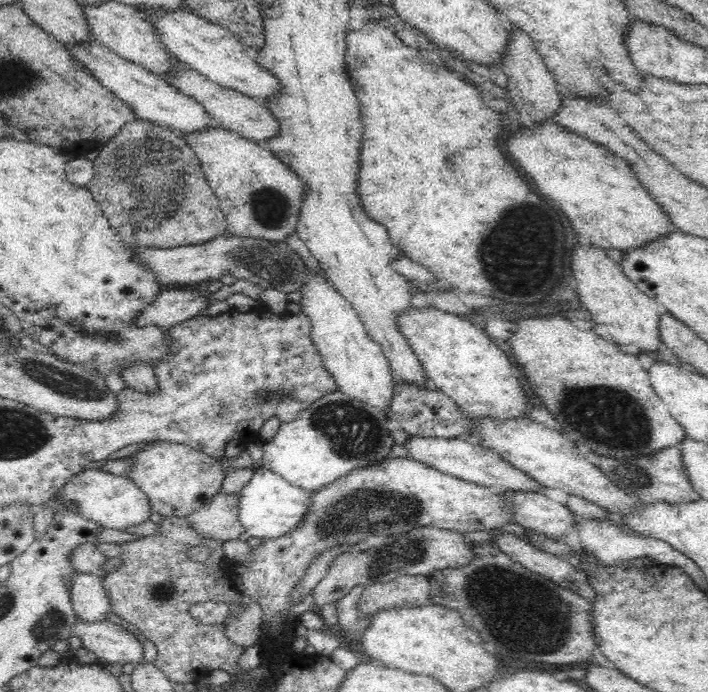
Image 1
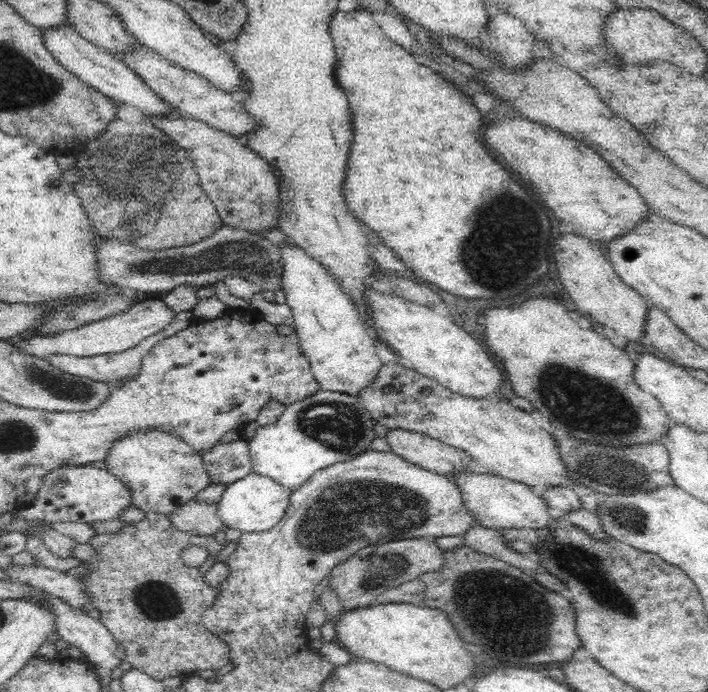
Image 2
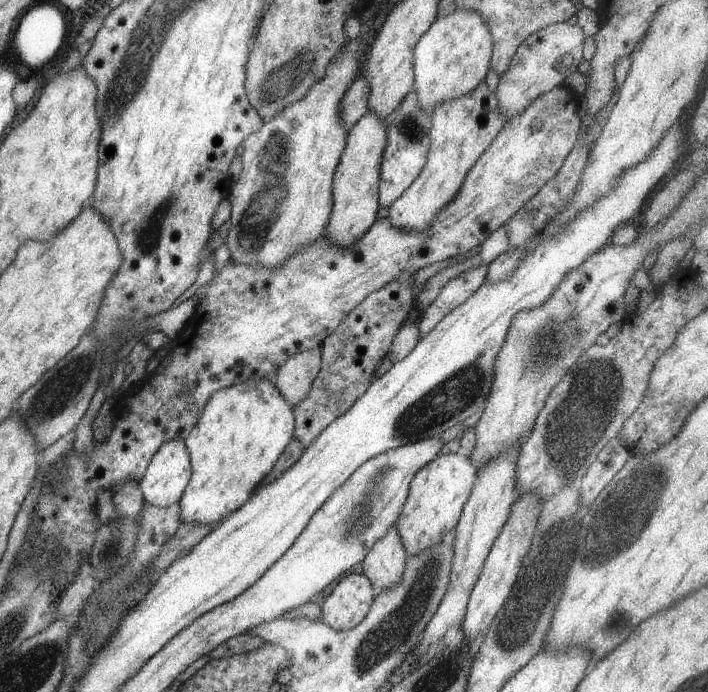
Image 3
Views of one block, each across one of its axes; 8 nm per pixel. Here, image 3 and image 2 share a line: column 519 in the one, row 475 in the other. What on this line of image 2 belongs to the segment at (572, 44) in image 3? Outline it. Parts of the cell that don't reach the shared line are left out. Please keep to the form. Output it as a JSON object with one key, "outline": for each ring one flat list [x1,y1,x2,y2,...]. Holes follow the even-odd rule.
{"outline":[[70,466,52,470,44,476,36,498,22,509,15,510,19,518,53,522,104,522,116,520,124,510,132,506,132,491,118,477,100,469,86,466]]}

